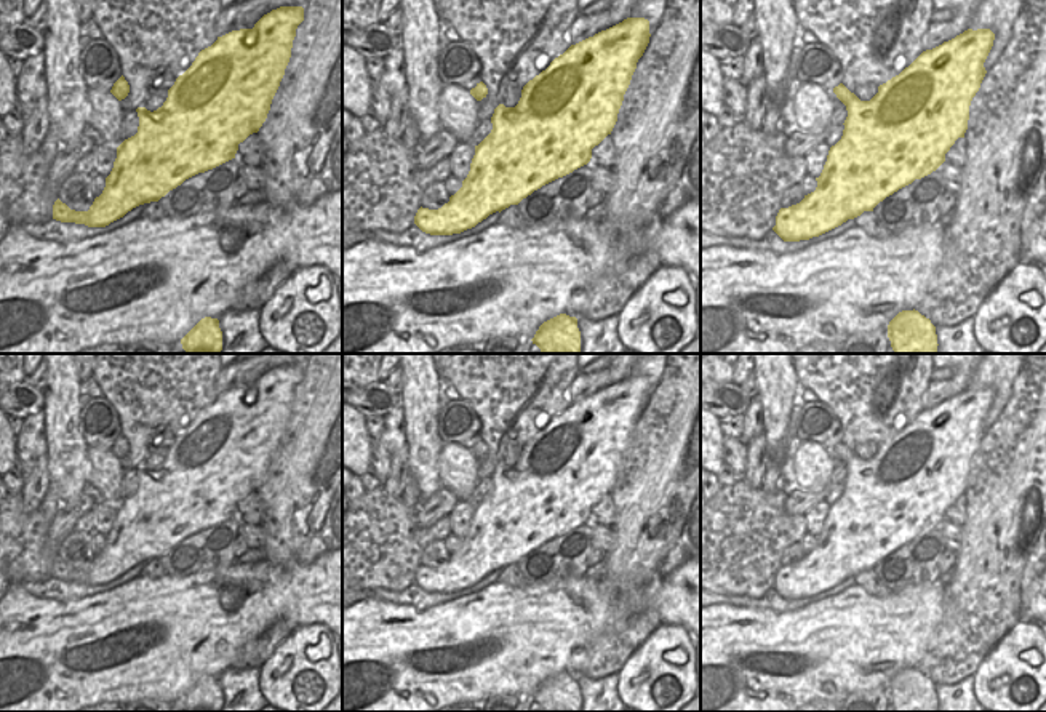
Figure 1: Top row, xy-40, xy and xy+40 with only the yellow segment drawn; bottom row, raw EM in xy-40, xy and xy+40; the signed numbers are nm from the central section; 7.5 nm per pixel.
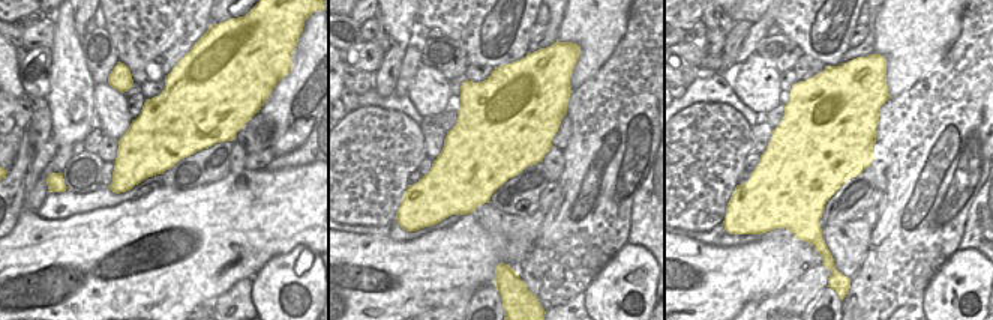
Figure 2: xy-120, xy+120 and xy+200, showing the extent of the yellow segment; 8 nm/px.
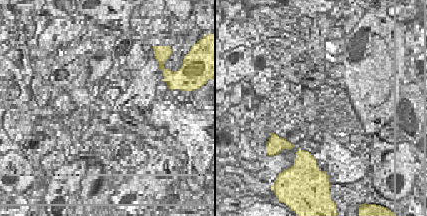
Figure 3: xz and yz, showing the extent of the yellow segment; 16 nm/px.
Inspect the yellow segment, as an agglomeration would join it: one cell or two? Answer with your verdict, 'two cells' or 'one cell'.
one cell

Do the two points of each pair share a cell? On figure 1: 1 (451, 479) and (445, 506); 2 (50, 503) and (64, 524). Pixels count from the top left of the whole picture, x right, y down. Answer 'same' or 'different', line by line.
1: different
2: different

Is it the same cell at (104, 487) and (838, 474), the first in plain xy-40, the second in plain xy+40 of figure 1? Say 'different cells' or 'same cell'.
different cells

